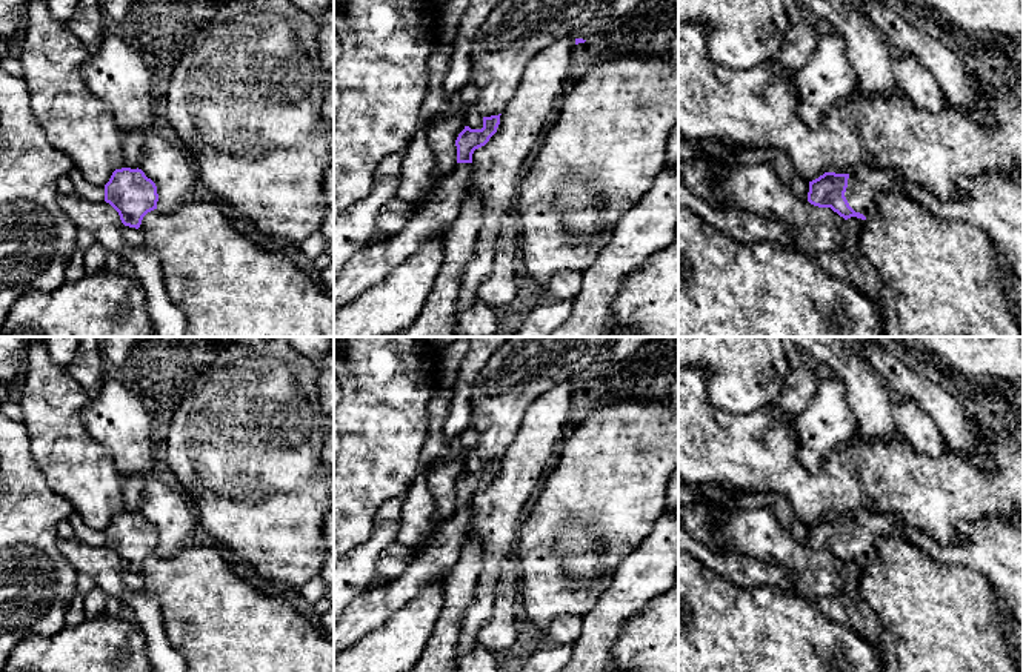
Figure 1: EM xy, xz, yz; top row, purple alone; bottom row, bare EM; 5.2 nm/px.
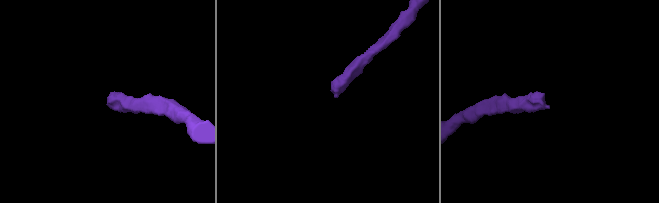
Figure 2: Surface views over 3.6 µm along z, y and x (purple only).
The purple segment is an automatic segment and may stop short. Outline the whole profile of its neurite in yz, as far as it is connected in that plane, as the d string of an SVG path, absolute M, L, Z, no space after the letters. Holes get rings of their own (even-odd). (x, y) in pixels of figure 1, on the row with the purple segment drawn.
M863 166L851 174L825 172L809 181L808 201L818 208L831 208L845 220L866 220L877 212L877 197L900 180L905 180L900 172Z

